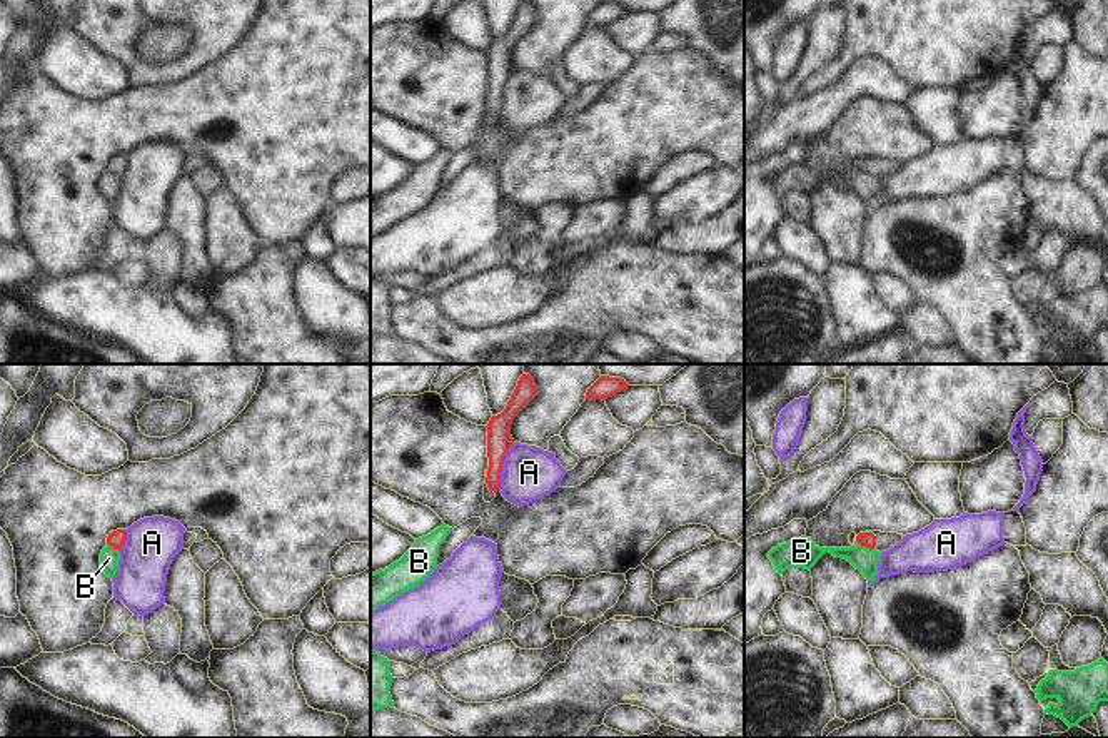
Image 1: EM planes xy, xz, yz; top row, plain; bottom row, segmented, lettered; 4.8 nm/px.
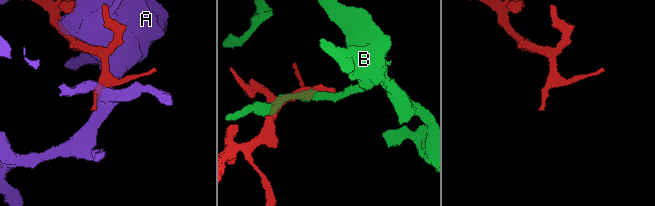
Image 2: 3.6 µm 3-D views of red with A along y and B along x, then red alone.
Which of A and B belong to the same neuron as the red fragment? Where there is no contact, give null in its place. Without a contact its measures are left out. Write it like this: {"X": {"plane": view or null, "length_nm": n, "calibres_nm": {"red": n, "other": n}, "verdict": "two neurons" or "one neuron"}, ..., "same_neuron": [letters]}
{"A": {"plane": "xz", "length_nm": 240, "calibres_nm": {"red": 120, "other": 260}, "verdict": "two neurons"}, "B": {"plane": "yz", "length_nm": 90, "calibres_nm": {"red": 70, "other": 120}, "verdict": "two neurons"}, "same_neuron": []}

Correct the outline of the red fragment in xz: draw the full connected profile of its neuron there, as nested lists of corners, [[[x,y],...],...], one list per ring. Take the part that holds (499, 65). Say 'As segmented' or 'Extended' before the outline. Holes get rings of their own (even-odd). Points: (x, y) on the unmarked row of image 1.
Extended. [[[522,0],[506,32],[506,35],[492,42],[487,53],[487,83],[484,127],[491,129],[496,119],[501,117],[501,97],[504,83],[511,75],[514,65],[511,62],[511,50],[514,43],[537,22],[537,13],[529,0]]]

